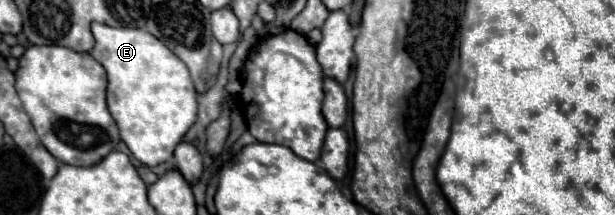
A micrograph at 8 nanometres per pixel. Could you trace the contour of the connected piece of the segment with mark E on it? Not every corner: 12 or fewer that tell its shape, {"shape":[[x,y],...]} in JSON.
{"shape":[[94,22],[108,110],[146,166],[196,120],[188,68],[142,28]]}

